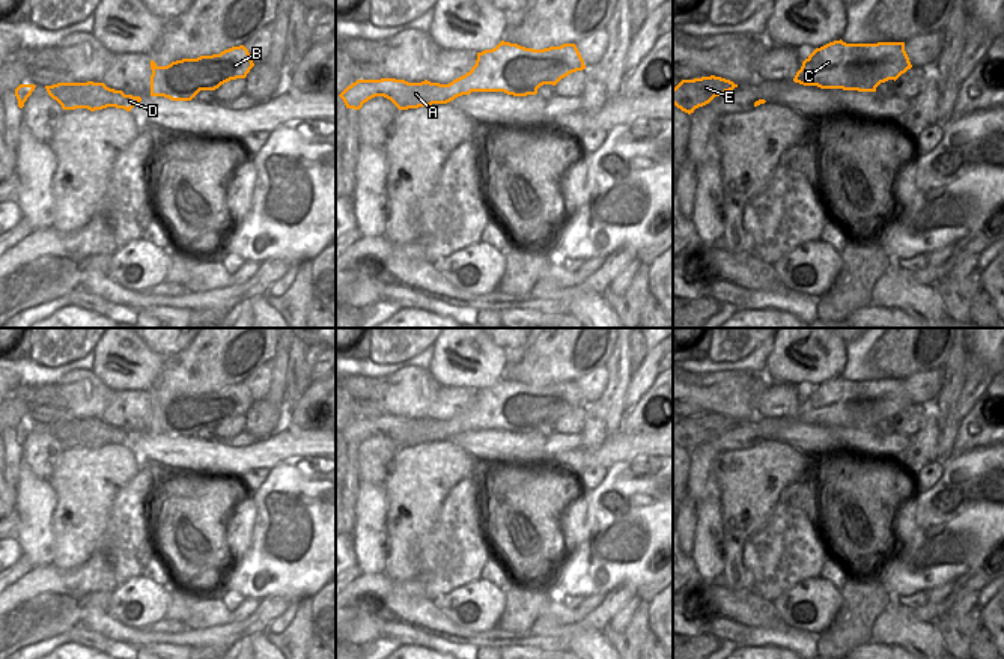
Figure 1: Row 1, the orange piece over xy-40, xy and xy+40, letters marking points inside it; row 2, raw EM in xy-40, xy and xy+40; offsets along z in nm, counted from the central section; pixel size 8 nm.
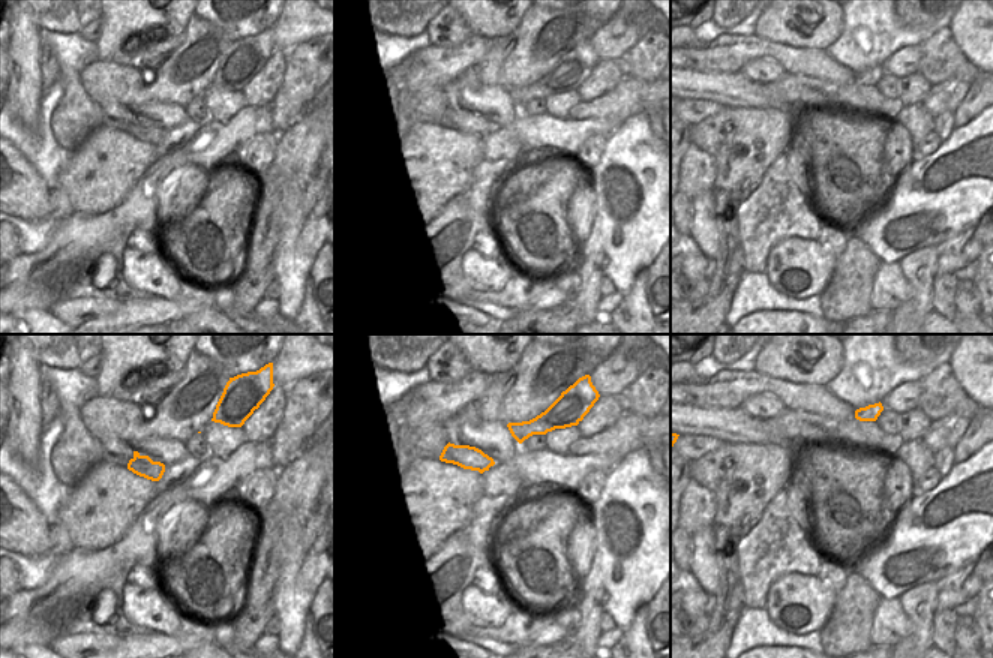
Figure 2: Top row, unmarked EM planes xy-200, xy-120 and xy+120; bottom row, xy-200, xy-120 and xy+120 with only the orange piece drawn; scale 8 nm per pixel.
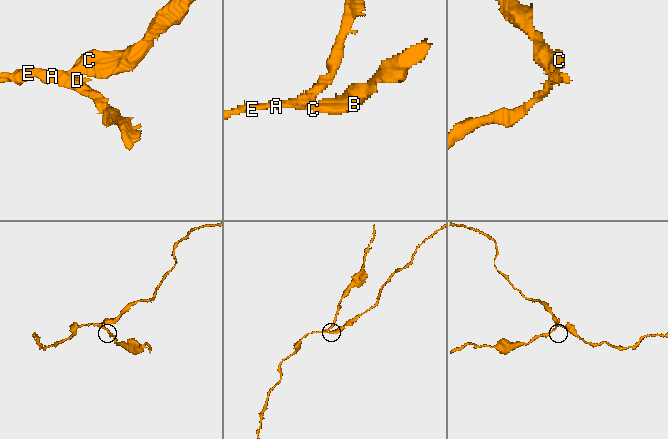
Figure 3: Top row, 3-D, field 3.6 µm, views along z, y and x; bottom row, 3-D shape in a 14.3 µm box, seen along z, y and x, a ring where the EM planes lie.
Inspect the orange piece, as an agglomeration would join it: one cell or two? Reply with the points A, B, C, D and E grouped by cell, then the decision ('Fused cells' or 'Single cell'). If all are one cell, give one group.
Groups: A D E / B C. Fused cells

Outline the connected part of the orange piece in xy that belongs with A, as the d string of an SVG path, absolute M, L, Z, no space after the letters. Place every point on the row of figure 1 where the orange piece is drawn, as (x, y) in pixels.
M462 75L449 84L408 83L396 78L357 80L348 86L339 96L346 108L360 110L364 102L375 96L390 99L399 110L429 107L432 104L447 104L458 96L470 95L470 78Z

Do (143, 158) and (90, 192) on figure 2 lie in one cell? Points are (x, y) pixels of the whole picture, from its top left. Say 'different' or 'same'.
same

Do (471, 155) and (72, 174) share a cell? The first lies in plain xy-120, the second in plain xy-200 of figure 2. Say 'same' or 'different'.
same

